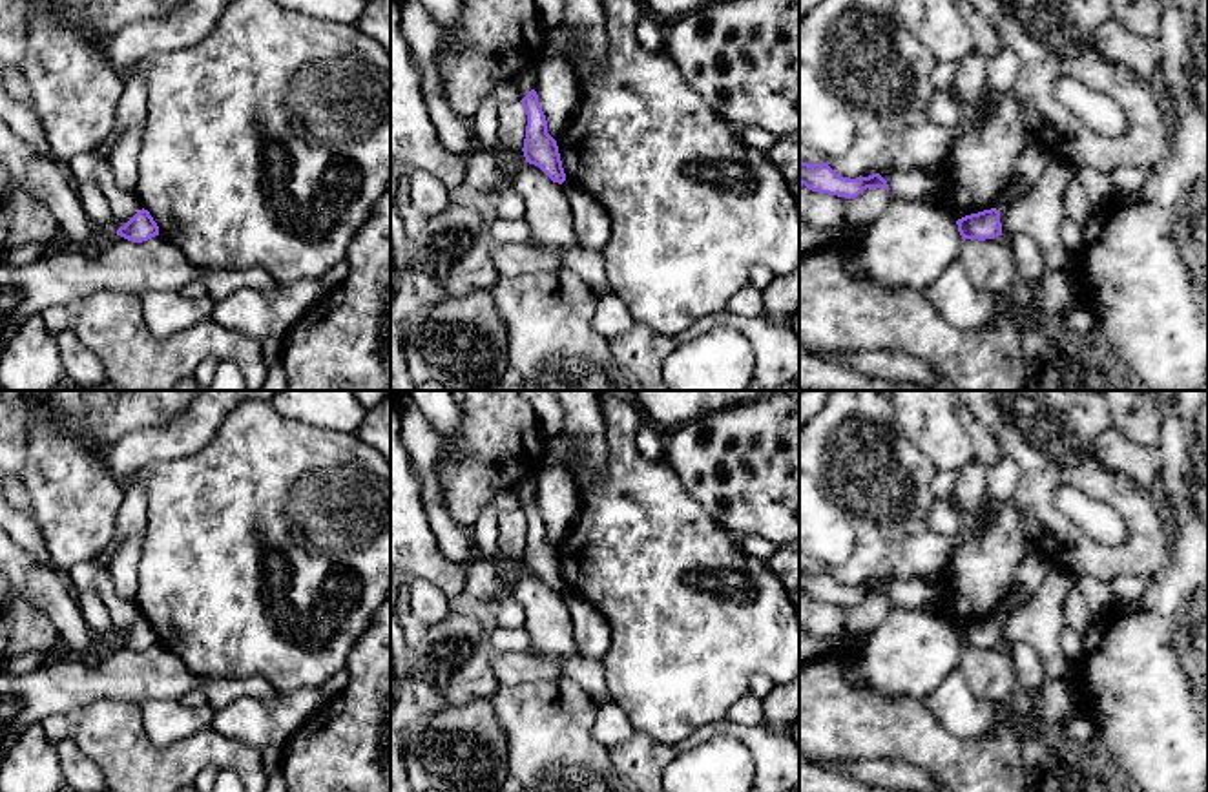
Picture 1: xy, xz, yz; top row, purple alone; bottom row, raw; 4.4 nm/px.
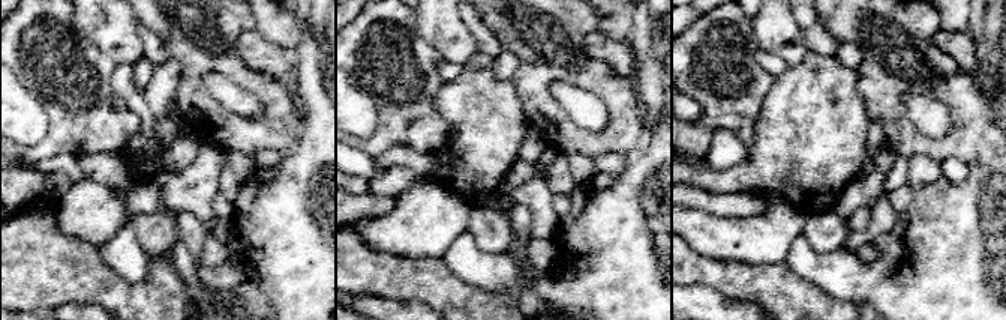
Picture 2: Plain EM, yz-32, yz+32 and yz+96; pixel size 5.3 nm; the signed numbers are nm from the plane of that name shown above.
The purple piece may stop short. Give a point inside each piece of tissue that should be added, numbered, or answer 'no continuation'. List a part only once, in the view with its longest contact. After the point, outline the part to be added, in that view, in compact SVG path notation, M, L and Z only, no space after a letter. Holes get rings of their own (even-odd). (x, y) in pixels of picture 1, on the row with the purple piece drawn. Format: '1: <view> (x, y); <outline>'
no continuation

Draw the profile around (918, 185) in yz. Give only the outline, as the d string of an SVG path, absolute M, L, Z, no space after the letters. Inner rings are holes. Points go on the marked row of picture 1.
M885 168L869 170L861 177L869 177L872 173L880 173L887 181L894 197L945 210L943 184L932 175L931 170L901 172L896 168Z

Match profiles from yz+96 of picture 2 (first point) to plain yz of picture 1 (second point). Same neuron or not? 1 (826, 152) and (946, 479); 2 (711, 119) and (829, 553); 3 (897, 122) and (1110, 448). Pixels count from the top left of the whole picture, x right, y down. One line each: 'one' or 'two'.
1: two
2: two
3: two

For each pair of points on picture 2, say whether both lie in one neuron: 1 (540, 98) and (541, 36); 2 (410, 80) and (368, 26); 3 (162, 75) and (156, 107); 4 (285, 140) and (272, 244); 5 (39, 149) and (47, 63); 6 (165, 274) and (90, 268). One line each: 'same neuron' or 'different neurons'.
1: same neuron
2: same neuron
3: same neuron
4: different neurons
5: same neuron
6: same neuron

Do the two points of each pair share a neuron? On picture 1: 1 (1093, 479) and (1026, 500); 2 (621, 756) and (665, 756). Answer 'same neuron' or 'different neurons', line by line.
1: same neuron
2: same neuron

